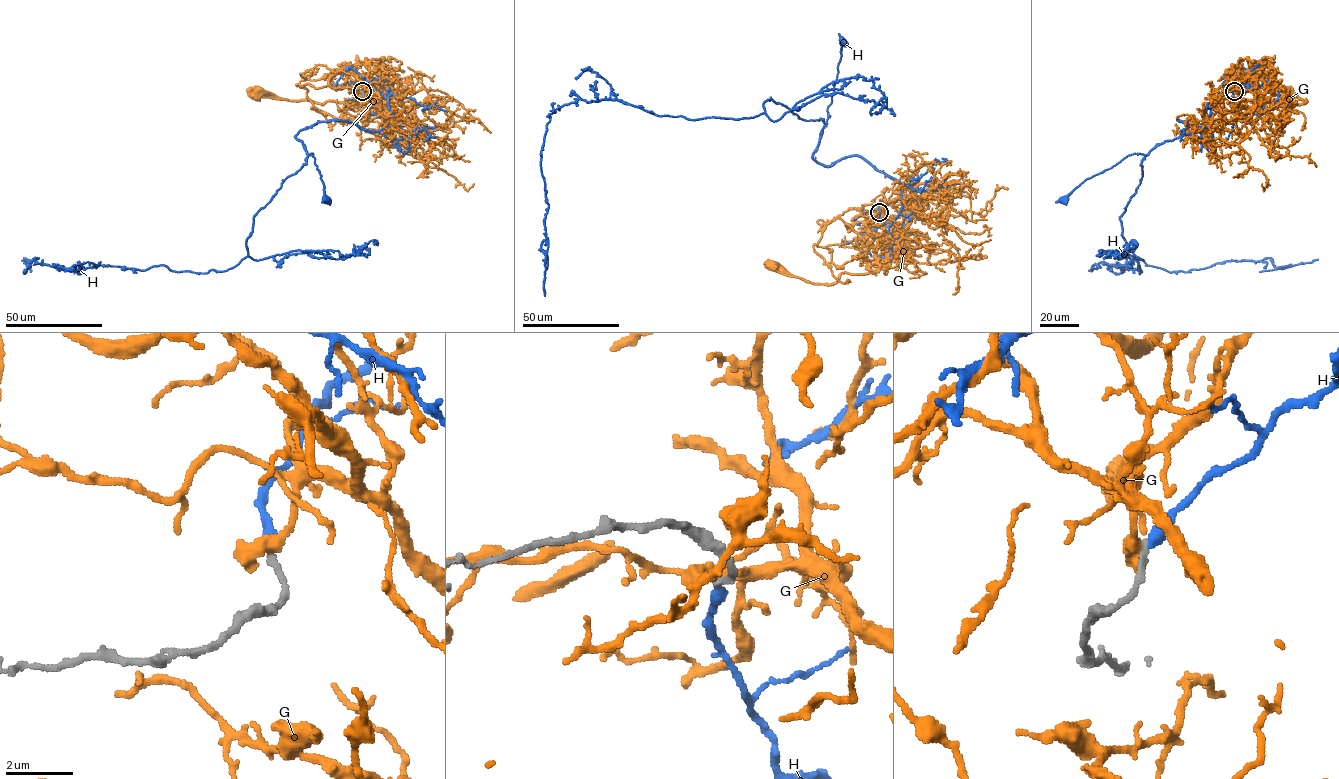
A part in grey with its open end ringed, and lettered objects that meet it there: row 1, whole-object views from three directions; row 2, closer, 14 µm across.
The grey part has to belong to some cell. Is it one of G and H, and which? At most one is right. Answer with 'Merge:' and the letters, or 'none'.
Merge: H

